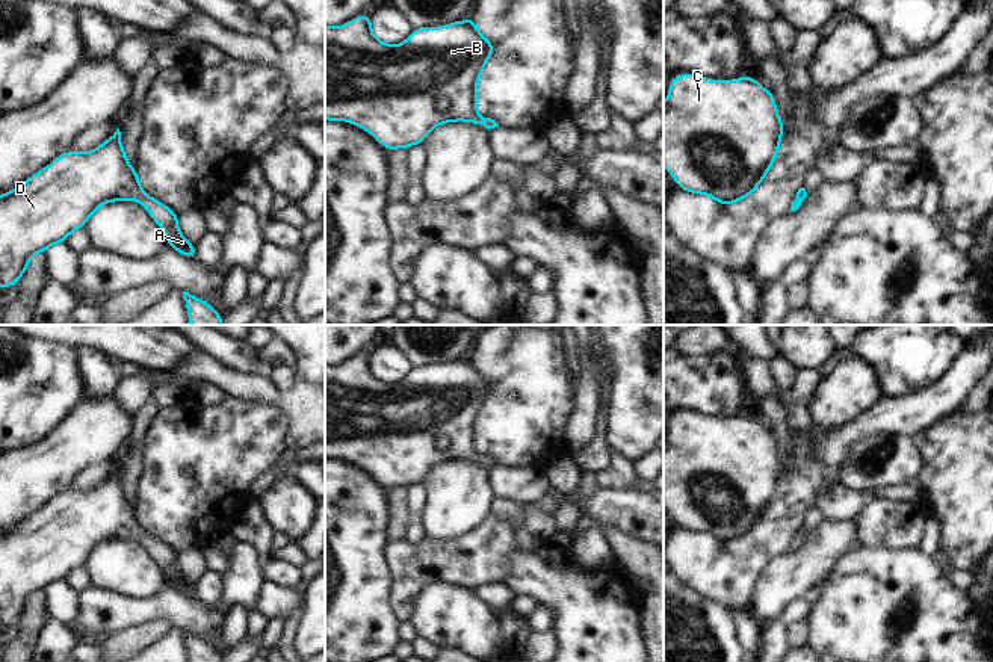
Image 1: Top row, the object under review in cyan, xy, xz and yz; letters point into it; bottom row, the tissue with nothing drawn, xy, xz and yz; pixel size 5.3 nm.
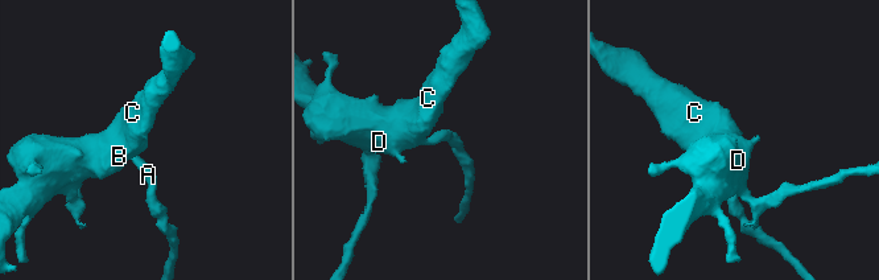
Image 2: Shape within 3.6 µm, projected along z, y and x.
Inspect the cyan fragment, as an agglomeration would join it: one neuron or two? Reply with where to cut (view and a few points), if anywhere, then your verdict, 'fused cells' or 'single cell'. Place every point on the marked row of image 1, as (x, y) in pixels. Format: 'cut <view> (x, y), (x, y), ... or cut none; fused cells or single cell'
cut none; single cell

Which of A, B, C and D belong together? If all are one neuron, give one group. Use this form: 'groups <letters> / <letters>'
groups A B C D

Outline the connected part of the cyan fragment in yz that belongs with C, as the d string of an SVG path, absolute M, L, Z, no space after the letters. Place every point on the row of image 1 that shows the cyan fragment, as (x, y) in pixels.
M679 74L664 103L664 166L680 190L709 195L721 206L748 198L765 180L780 150L783 121L774 94L756 77L710 80Z

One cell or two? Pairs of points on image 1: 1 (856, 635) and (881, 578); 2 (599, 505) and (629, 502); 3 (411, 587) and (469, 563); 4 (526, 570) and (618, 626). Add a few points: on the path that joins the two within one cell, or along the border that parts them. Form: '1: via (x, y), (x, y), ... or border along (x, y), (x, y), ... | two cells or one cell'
1: via (869, 621), (881, 608), (881, 591) | one cell
2: via (606, 505), (621, 505) | one cell
3: via (416, 569), (425, 563), (451, 563) | one cell
4: via (549, 585), (573, 593), (596, 614) | one cell

